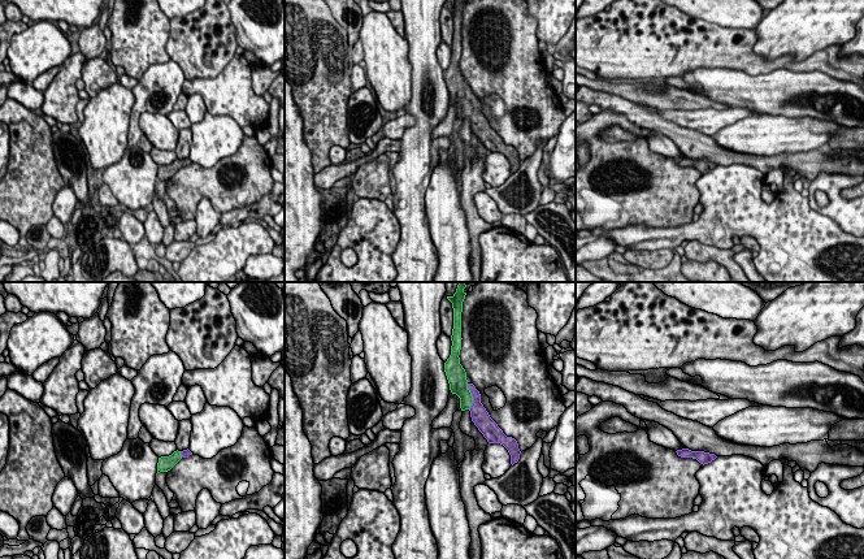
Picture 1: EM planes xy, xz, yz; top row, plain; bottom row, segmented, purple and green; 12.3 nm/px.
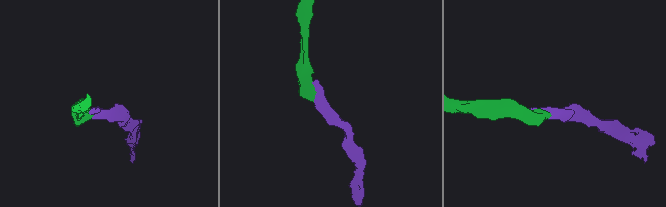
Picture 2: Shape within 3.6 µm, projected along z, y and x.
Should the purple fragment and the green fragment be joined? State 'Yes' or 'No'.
Yes

